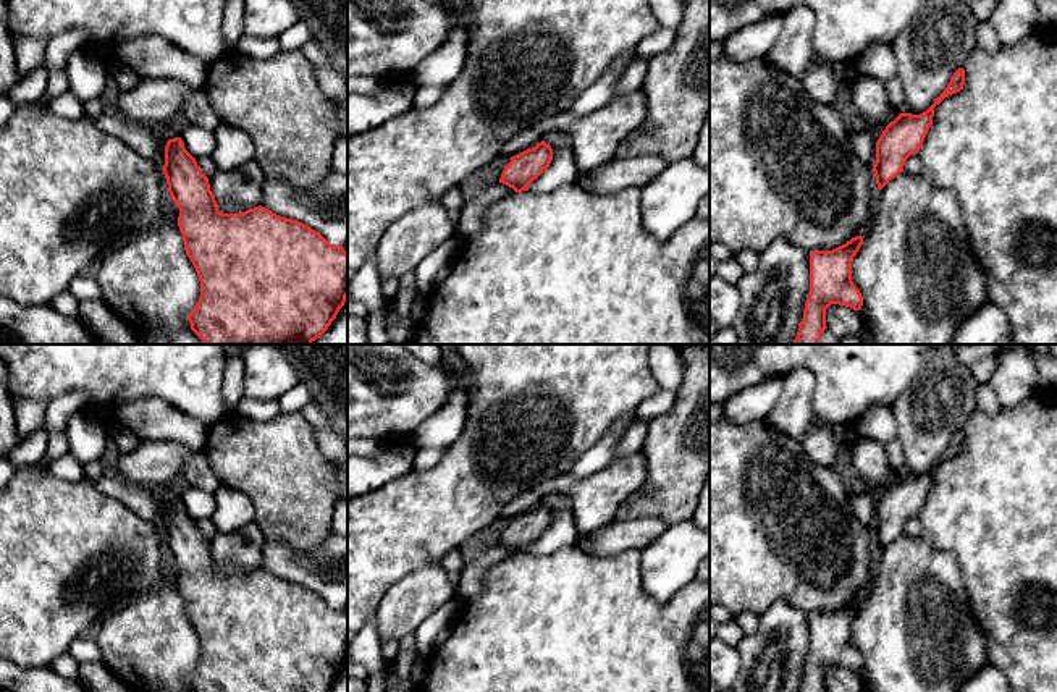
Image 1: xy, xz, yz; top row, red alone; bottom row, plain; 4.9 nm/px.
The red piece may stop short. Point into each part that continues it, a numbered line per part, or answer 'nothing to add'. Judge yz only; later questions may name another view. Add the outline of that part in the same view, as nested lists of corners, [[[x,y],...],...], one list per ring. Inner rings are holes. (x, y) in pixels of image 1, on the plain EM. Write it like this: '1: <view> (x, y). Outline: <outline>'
nothing to add

